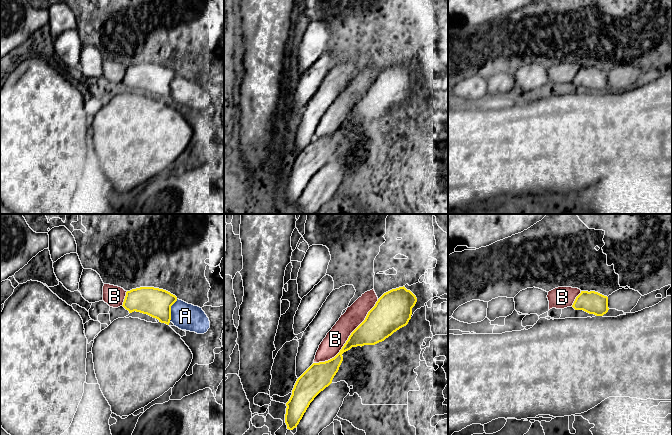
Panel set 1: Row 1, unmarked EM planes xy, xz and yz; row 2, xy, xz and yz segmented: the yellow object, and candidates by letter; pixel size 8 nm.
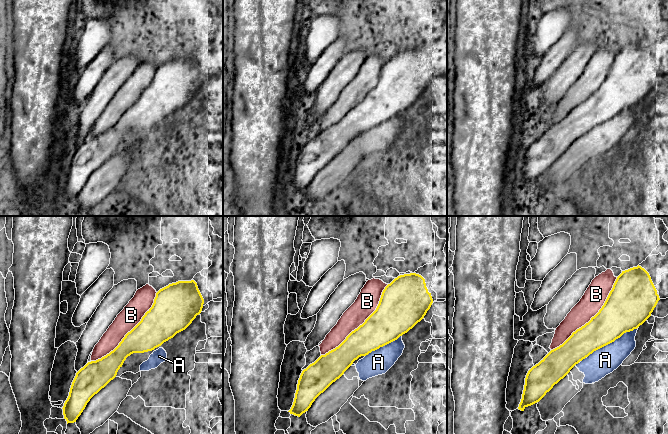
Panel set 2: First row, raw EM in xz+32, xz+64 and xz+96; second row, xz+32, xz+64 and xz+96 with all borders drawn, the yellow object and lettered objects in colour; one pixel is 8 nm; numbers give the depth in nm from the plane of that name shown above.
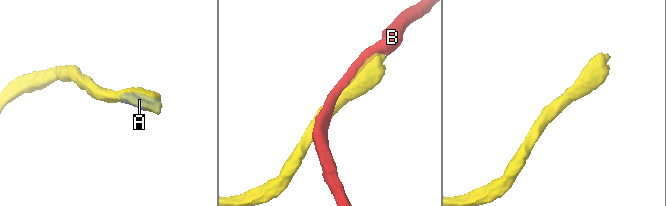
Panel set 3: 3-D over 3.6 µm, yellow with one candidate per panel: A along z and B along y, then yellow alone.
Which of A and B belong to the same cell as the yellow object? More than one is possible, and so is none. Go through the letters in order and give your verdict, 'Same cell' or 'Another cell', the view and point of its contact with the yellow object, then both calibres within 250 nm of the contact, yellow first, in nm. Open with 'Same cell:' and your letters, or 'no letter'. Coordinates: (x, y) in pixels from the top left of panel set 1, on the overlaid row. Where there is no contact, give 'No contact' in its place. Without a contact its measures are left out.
Same cell: B
A: Another cell. Touches yellow at xy (170, 310). Thickness 240 nm (yellow) against 220 nm
B: Same cell. Touches yellow at xz (348, 338). Thickness 240 nm (yellow) against 160 nm

